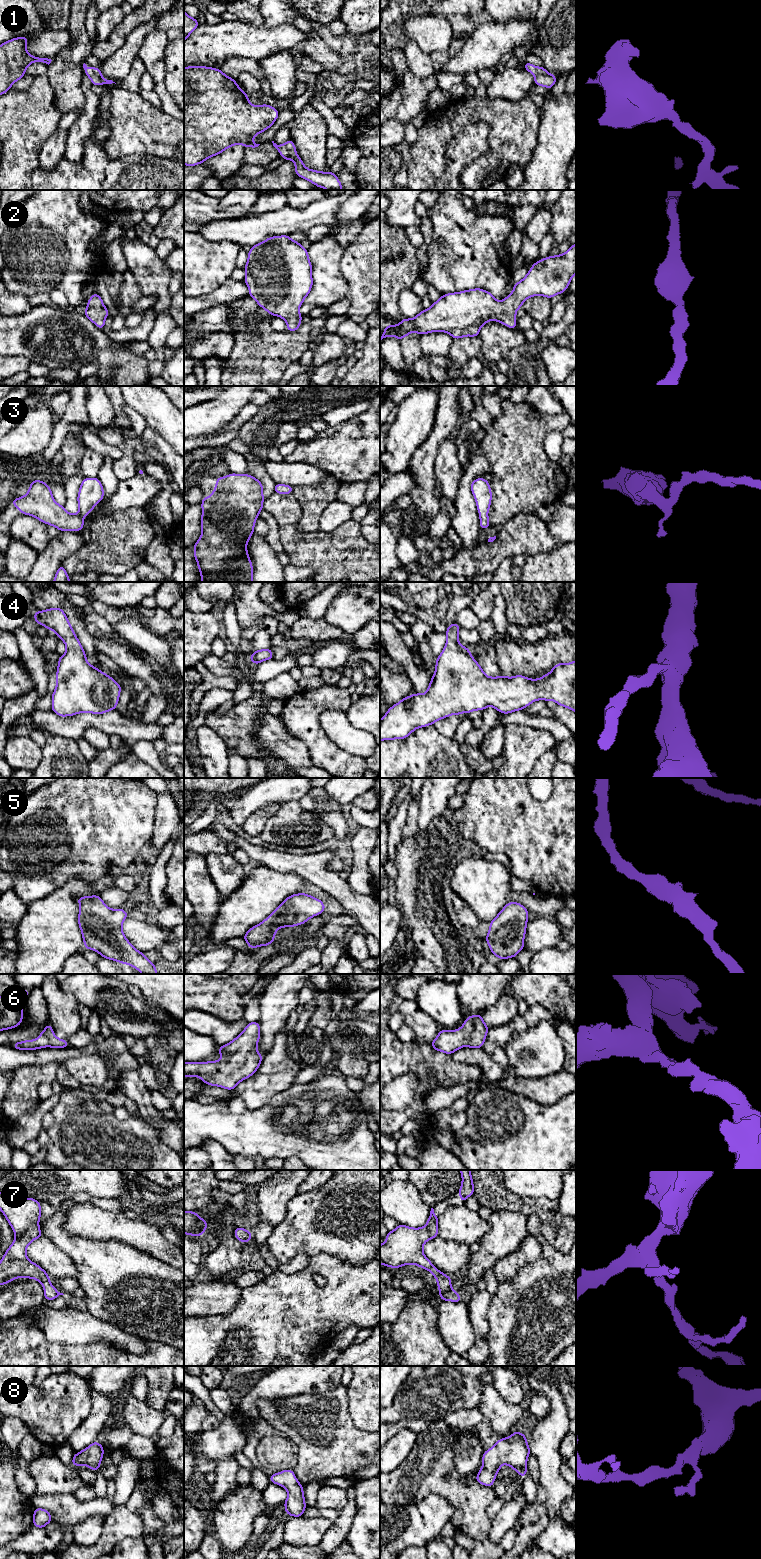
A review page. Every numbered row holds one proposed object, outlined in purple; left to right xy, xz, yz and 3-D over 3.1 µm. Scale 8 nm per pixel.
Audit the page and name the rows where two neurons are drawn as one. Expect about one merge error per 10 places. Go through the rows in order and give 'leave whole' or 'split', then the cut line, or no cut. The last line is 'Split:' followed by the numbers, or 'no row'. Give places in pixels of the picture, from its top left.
1: leave whole; no cut
2: leave whole; no cut
3: leave whole; no cut
4: leave whole; no cut
5: leave whole; no cut
6: leave whole; no cut
7: leave whole; no cut
8: leave whole; no cut
Split: no row

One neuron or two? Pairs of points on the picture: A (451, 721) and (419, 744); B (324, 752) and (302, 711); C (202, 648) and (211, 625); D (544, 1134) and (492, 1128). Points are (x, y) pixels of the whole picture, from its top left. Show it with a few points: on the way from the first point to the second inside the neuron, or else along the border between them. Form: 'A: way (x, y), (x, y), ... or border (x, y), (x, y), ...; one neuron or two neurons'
A: border (433, 724), (443, 735), (452, 738); two neurons
B: way (318, 742), (306, 730), (302, 721); one neuron
C: way (202, 642), (202, 634), (205, 631); one neuron
D: way (531, 1134), (513, 1134), (505, 1130); one neuron

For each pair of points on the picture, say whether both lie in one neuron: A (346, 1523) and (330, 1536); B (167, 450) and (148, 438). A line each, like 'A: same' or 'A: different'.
A: same
B: same

